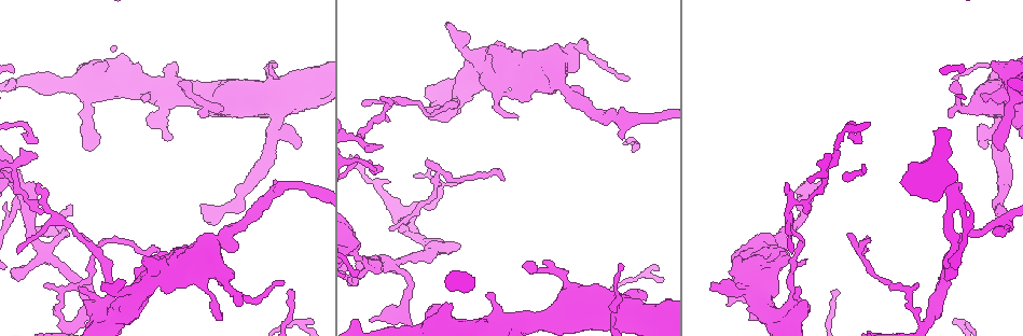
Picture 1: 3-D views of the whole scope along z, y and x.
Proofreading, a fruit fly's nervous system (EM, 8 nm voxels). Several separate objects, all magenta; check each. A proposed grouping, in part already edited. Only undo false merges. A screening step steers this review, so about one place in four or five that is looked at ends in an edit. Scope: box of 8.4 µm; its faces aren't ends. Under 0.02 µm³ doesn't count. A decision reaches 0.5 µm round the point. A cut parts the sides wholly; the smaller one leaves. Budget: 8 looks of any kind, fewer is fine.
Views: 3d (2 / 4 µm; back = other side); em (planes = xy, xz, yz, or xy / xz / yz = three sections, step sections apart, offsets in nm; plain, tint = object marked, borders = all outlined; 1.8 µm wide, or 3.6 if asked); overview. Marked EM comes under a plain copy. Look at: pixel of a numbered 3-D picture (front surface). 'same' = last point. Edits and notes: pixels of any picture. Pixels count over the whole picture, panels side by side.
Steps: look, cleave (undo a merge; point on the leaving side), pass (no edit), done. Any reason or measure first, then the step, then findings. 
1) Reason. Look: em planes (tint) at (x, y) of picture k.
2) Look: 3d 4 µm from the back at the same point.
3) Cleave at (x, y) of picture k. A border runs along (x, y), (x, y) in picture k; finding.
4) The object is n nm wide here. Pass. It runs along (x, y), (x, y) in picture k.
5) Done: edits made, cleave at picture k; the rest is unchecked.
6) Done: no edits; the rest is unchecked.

Sharp bend. Look: 3d 4 µm at (448, 110) of picture 1.

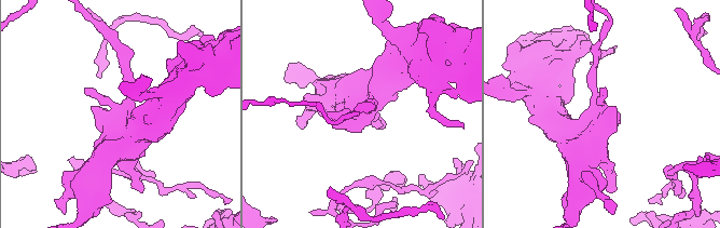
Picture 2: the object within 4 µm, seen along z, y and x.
Now the EM. Look: em 3.6 µm xz step 8 (tint) at (359, 117) of picture 2.

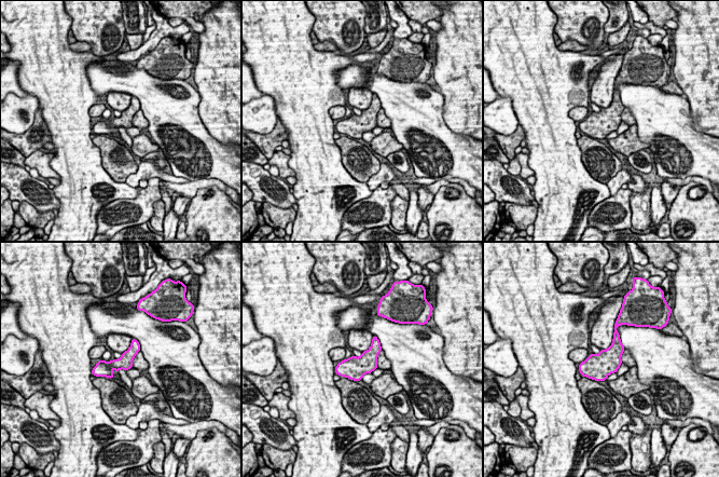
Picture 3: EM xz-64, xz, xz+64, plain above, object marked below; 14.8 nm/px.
Look: em 3.6 µm planes (tint) at the same point.

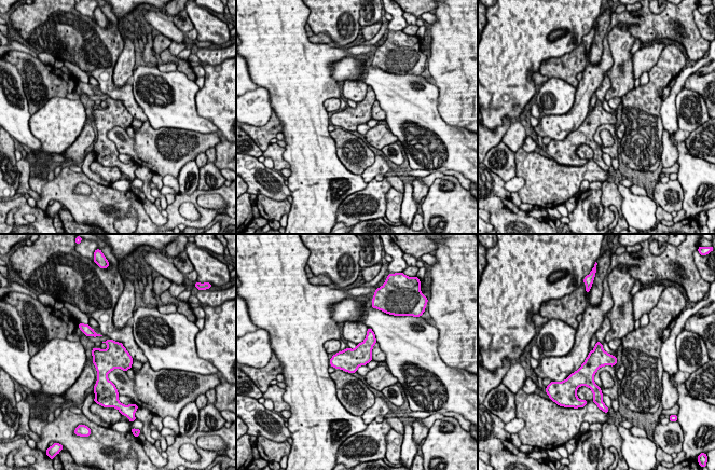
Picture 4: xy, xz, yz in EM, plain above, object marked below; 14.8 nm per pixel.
Pass. All the same neuron.

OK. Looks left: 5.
Four-way junction. Look: 3d 4 µm at (954, 248) of picture 1.

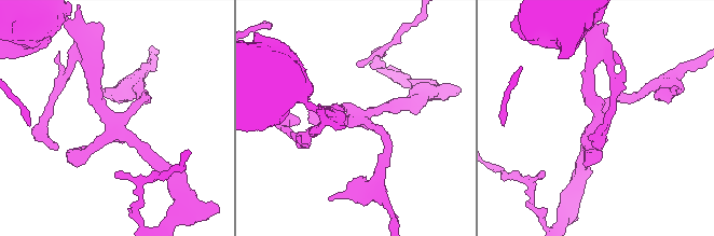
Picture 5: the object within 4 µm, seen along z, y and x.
4 arms meet here; shape alone is not enough. Look: em planes (tint) at (109, 122) of picture 5.

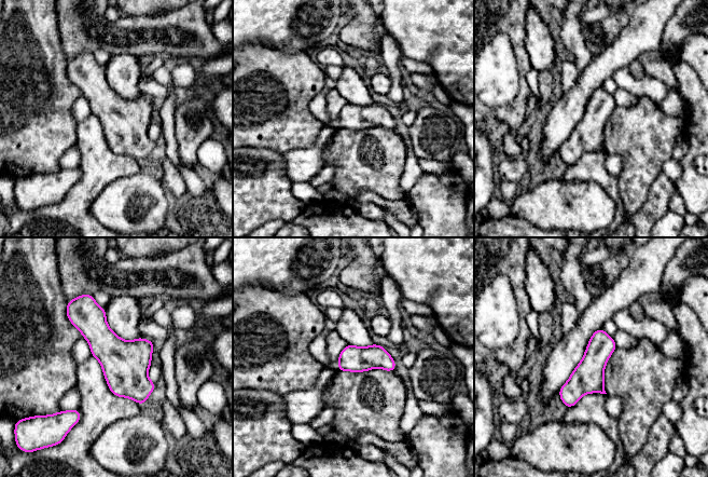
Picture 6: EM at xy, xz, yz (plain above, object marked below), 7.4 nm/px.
Pass. It runs along (600, 331), (569, 404) in picture 6; continuous, no second neuron.

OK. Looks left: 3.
Sudden change in width. Look: em 3.6 µm xy step 8 (tint) at (564, 317) of picture 1.

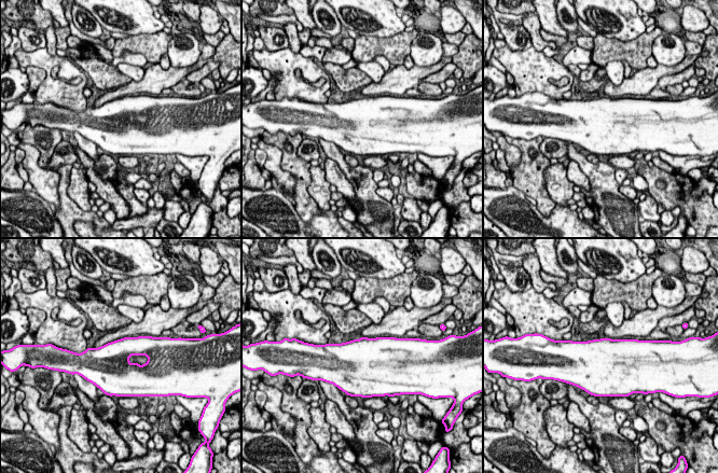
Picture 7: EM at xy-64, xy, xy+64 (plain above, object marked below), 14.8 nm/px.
Pass. All the same neuron.

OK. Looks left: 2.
Done: no edits; the rest is unchecked.

